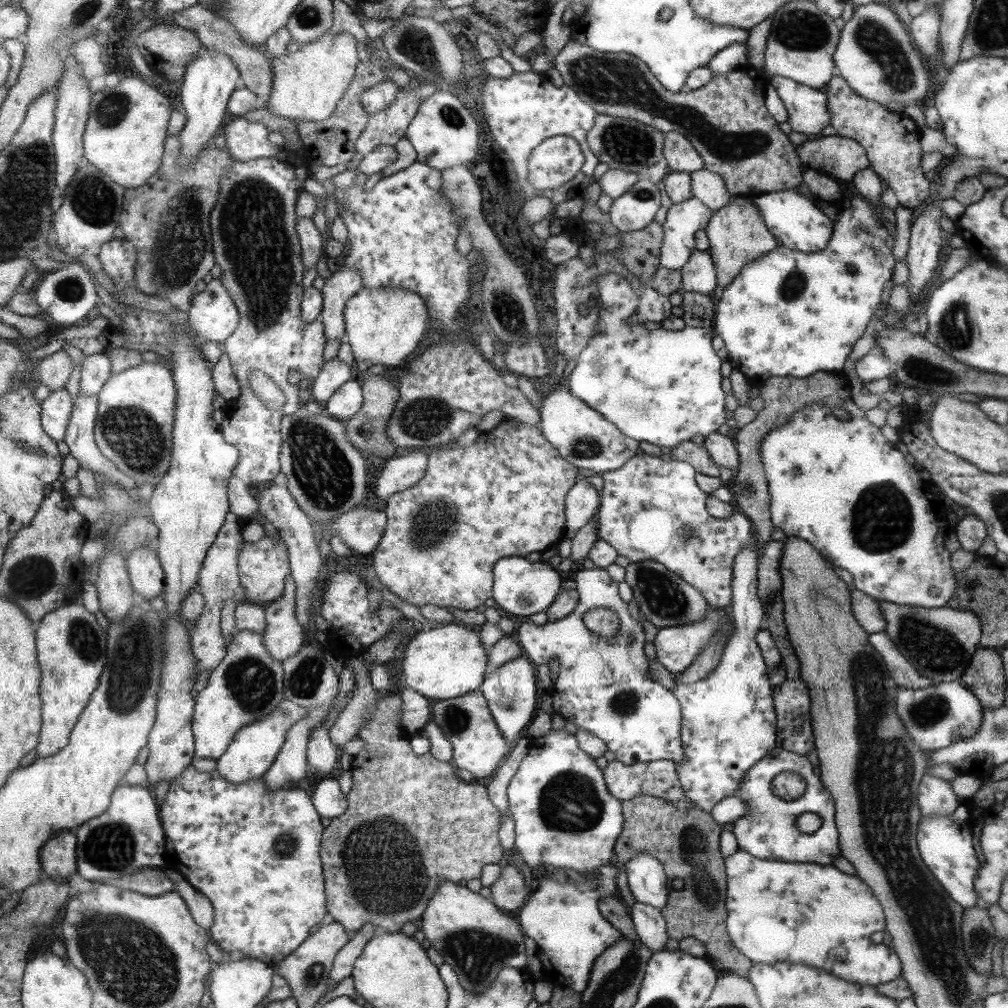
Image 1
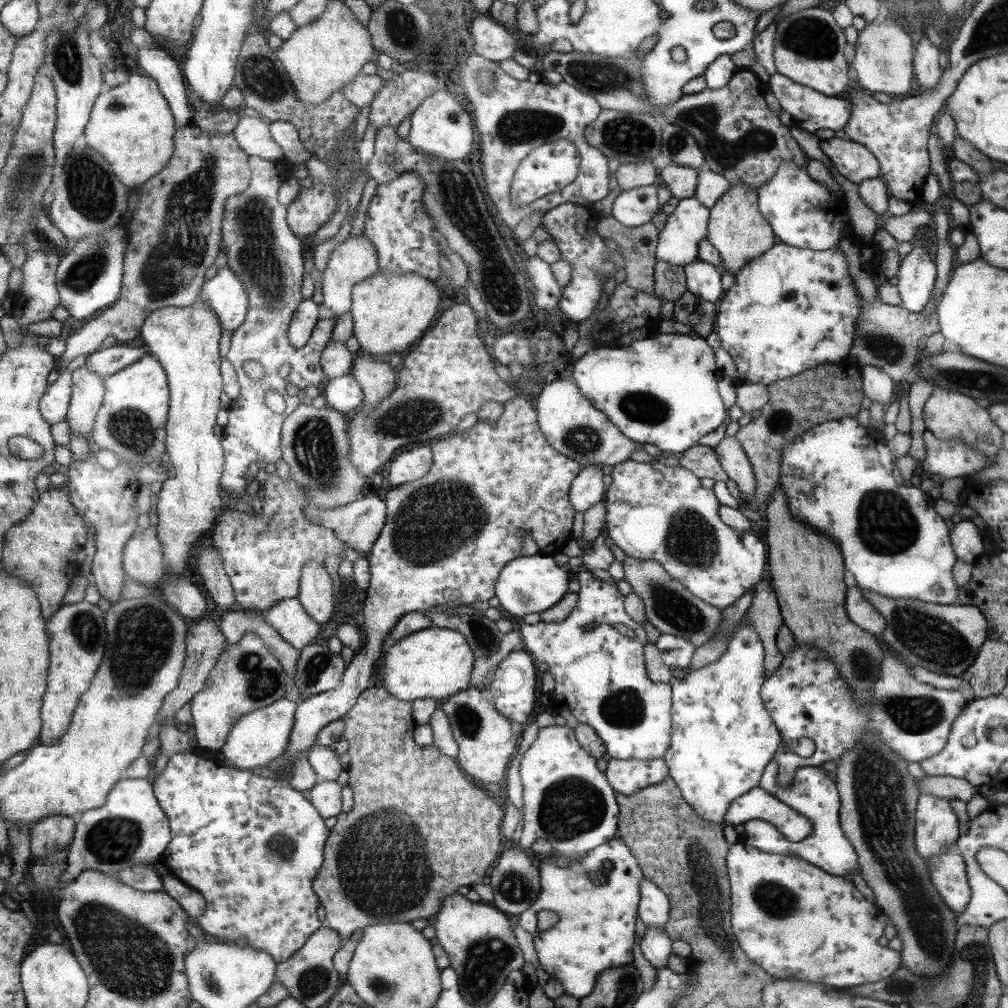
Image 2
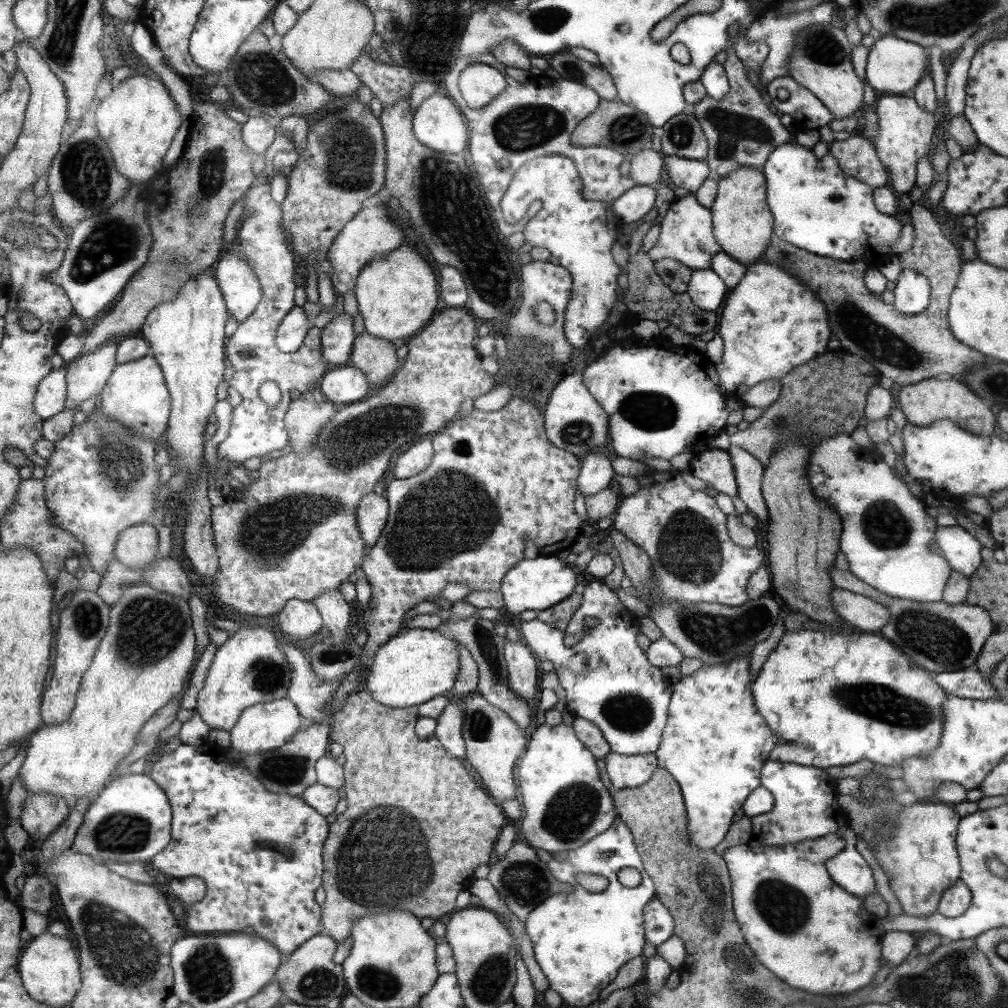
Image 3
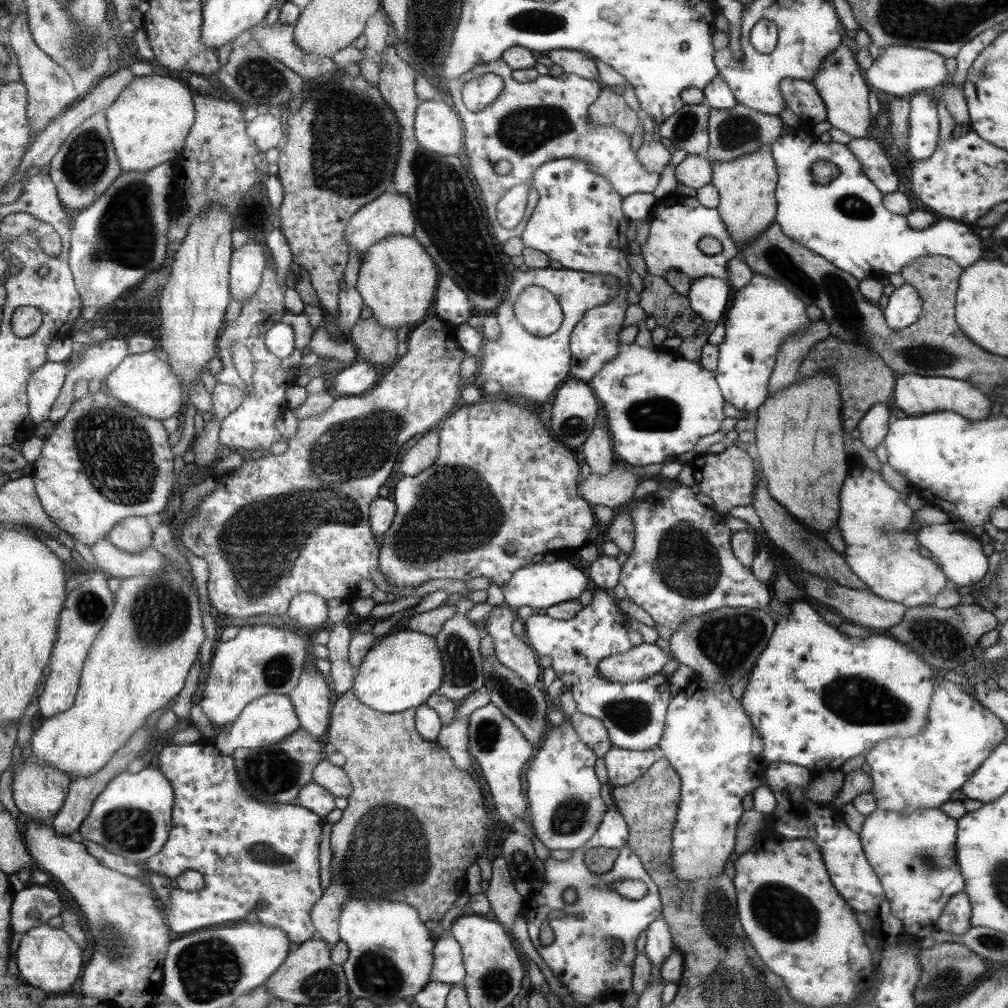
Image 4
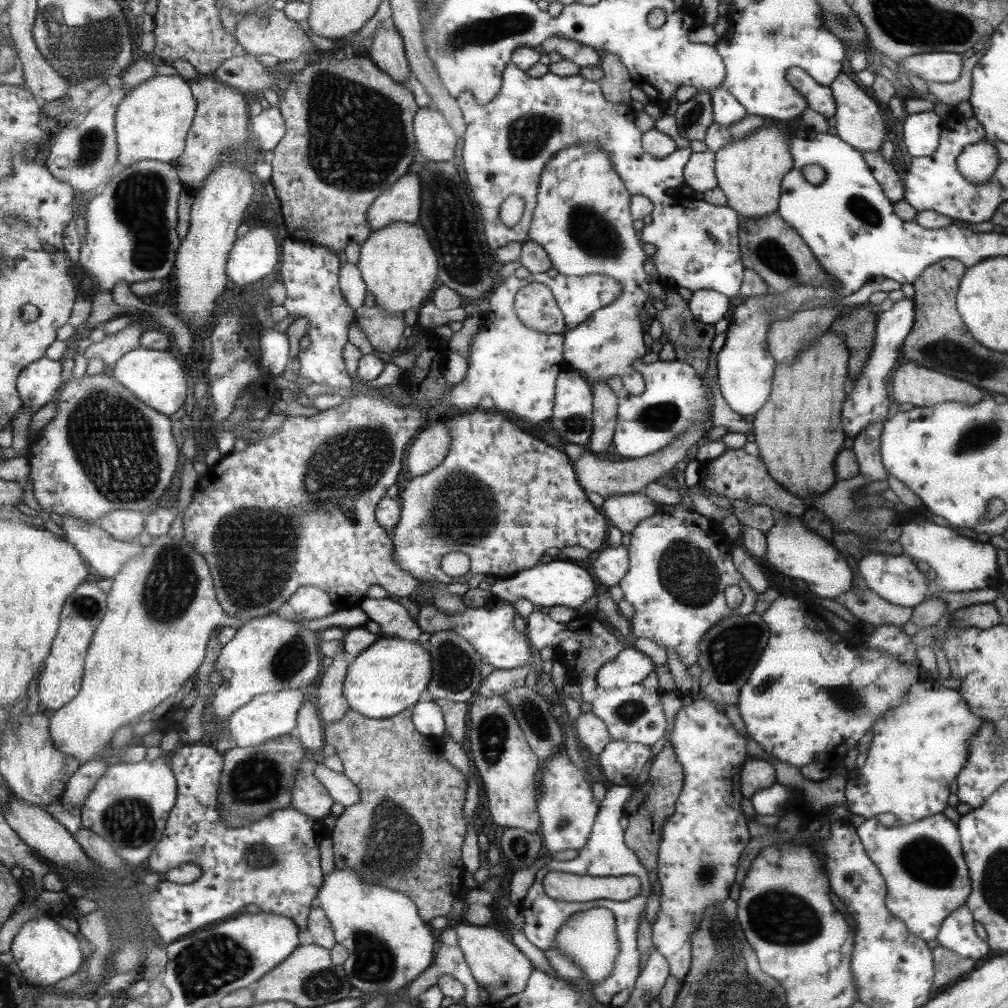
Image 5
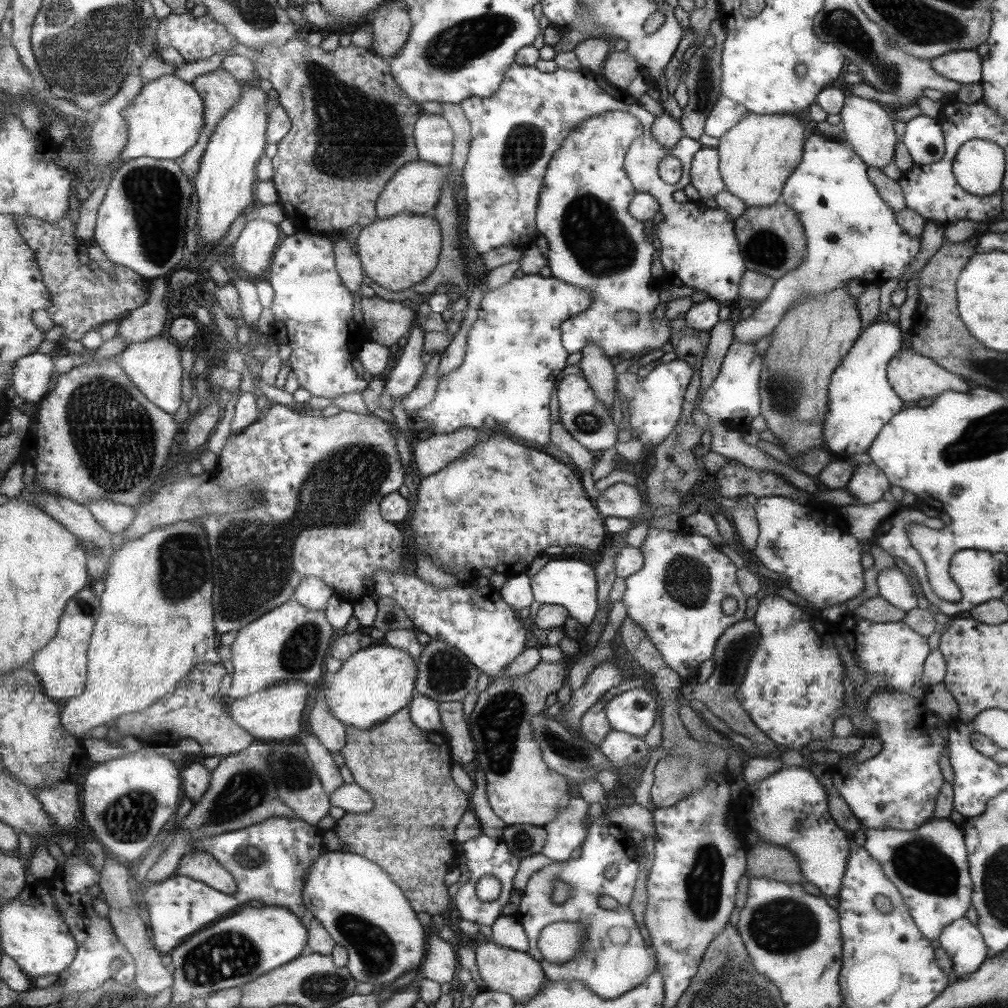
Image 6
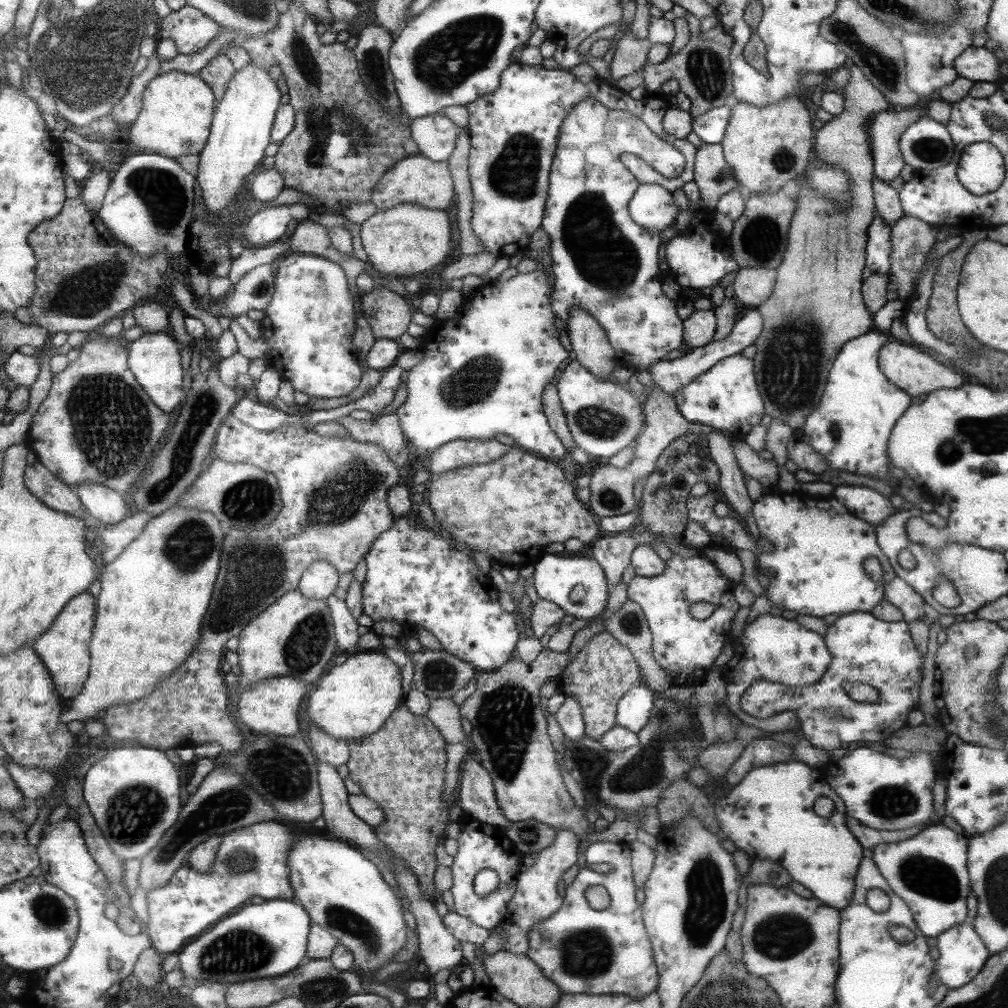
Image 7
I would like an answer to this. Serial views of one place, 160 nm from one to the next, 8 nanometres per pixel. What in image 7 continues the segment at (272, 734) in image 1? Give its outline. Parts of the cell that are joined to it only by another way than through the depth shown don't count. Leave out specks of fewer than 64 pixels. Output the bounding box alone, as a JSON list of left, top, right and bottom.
[238,677,309,736]

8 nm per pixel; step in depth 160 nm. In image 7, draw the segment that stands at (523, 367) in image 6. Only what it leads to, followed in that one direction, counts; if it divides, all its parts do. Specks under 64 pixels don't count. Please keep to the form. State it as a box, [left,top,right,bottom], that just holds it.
[397,270,568,460]

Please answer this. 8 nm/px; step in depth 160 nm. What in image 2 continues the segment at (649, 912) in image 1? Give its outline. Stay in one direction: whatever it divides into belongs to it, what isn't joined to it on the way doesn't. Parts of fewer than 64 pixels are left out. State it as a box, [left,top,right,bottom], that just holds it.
[639,925,672,970]

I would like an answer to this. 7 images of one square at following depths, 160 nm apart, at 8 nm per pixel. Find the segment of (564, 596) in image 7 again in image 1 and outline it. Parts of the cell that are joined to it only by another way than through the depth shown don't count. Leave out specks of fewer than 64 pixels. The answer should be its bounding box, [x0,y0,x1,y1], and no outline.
[493,557,559,617]

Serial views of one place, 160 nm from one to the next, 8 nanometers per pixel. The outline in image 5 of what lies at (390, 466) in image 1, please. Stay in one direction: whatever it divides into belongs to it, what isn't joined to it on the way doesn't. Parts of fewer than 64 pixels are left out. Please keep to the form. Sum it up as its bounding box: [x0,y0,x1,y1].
[407,423,452,477]

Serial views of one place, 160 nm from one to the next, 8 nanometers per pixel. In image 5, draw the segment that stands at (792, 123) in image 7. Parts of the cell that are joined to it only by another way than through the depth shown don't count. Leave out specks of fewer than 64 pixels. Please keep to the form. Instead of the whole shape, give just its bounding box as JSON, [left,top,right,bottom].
[714,121,792,218]

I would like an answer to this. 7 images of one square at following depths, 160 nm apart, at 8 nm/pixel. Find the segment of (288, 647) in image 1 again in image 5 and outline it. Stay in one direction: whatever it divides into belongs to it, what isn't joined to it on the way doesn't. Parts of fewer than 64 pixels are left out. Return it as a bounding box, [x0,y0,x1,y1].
[289,586,339,620]

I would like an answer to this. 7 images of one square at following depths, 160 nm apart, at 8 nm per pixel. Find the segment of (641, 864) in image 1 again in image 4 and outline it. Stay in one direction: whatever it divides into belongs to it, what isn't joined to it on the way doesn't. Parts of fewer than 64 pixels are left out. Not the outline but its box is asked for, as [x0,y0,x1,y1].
[645,918,673,966]

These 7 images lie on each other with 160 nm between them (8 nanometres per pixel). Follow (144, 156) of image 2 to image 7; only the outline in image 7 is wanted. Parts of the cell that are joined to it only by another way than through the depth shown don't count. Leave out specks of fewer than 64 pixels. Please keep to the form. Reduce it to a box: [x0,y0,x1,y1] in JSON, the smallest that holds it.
[130,71,217,159]

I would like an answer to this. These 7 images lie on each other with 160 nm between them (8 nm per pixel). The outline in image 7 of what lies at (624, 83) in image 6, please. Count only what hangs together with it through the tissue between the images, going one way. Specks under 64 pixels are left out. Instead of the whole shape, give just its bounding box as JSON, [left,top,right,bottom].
[607,32,651,87]

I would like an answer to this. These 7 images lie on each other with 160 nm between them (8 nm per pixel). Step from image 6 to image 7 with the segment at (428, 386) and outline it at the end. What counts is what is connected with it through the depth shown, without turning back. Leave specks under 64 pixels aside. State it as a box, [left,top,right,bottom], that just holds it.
[337,410,409,458]

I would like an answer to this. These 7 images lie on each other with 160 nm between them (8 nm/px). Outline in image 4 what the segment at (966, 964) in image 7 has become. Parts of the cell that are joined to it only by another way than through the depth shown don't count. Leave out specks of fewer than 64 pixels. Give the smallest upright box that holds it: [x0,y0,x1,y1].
[935,890,971,937]

